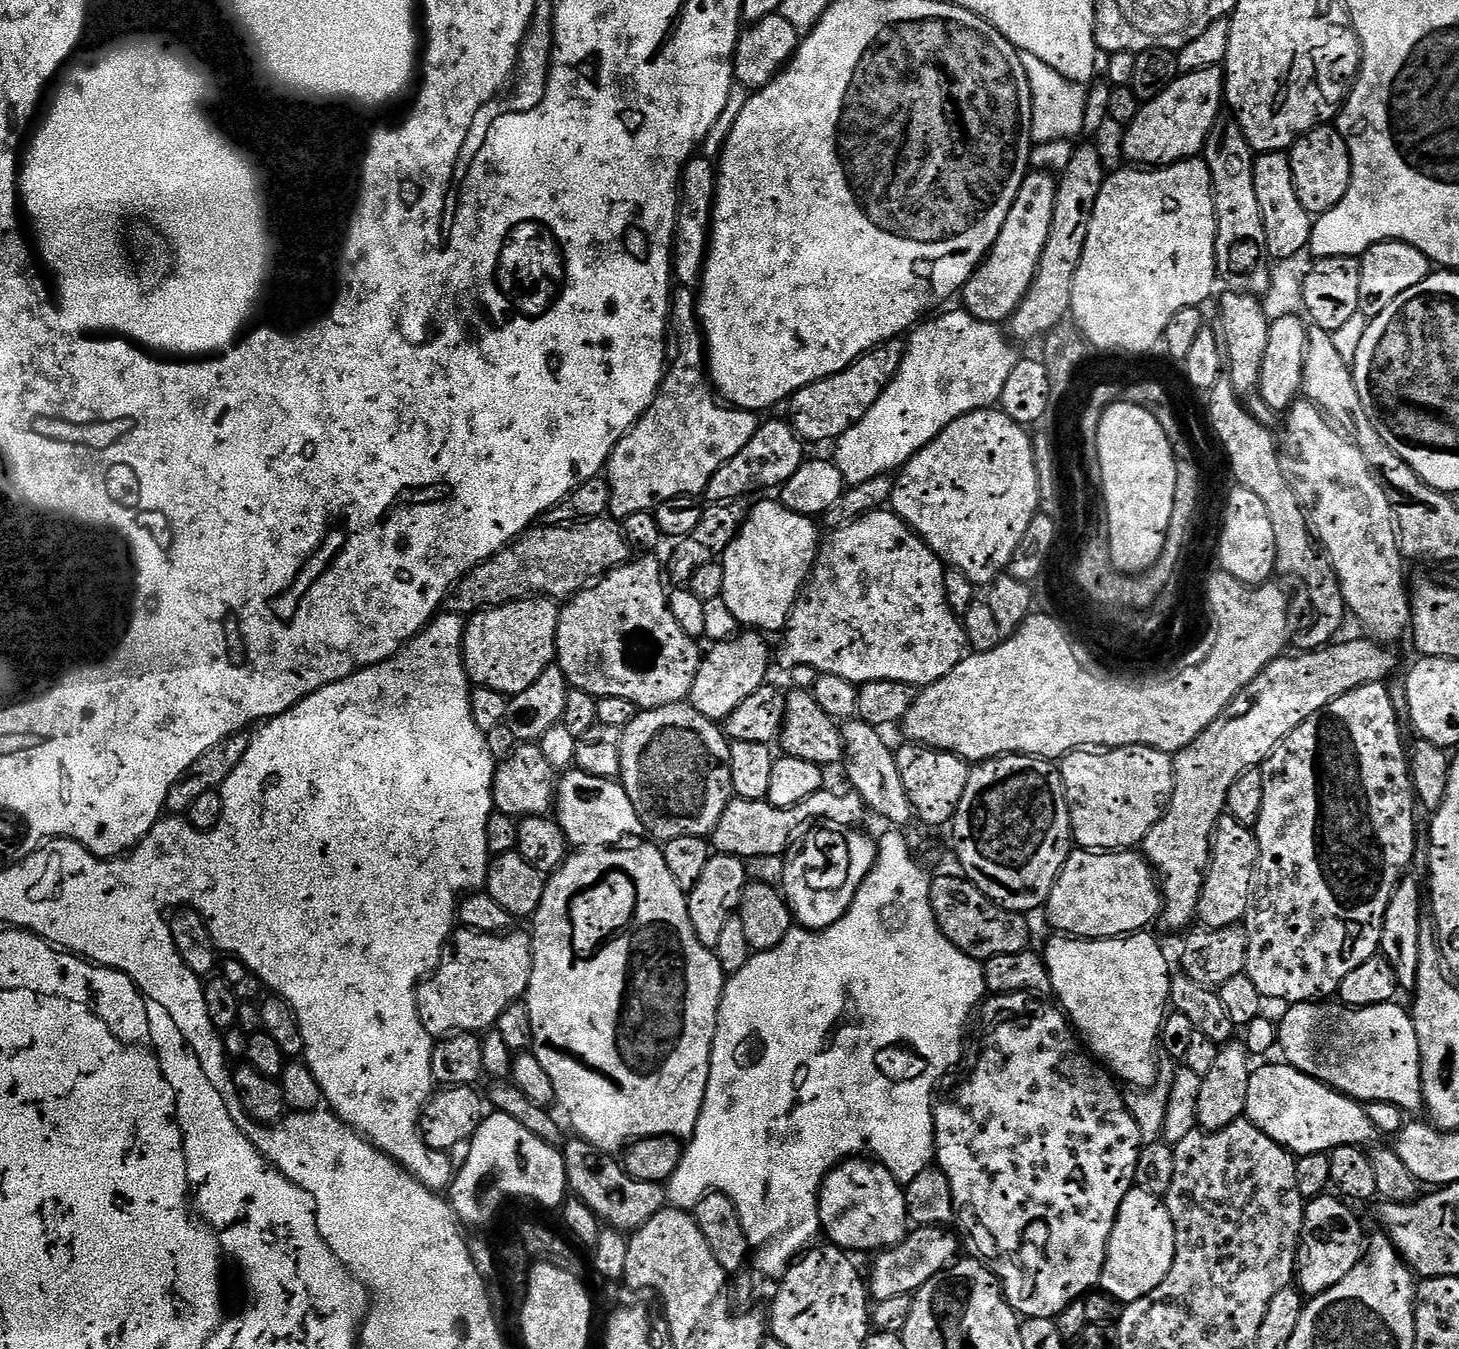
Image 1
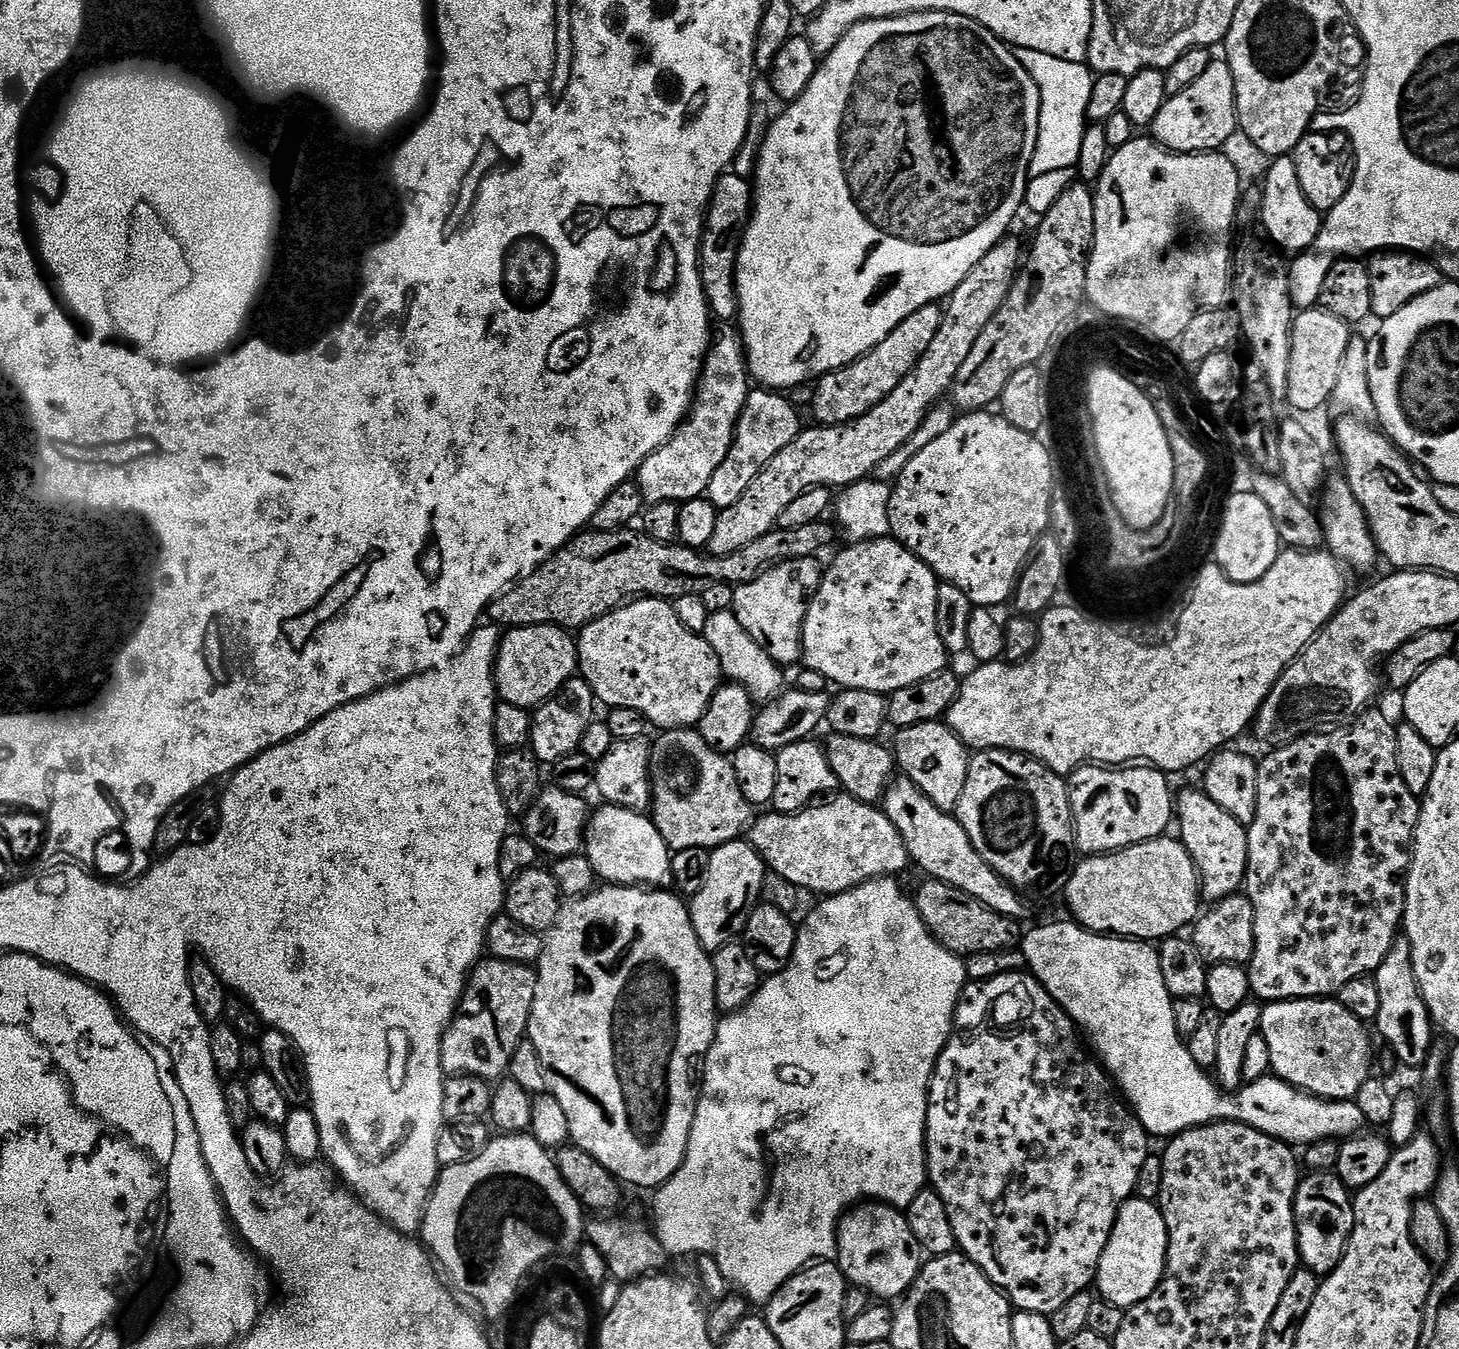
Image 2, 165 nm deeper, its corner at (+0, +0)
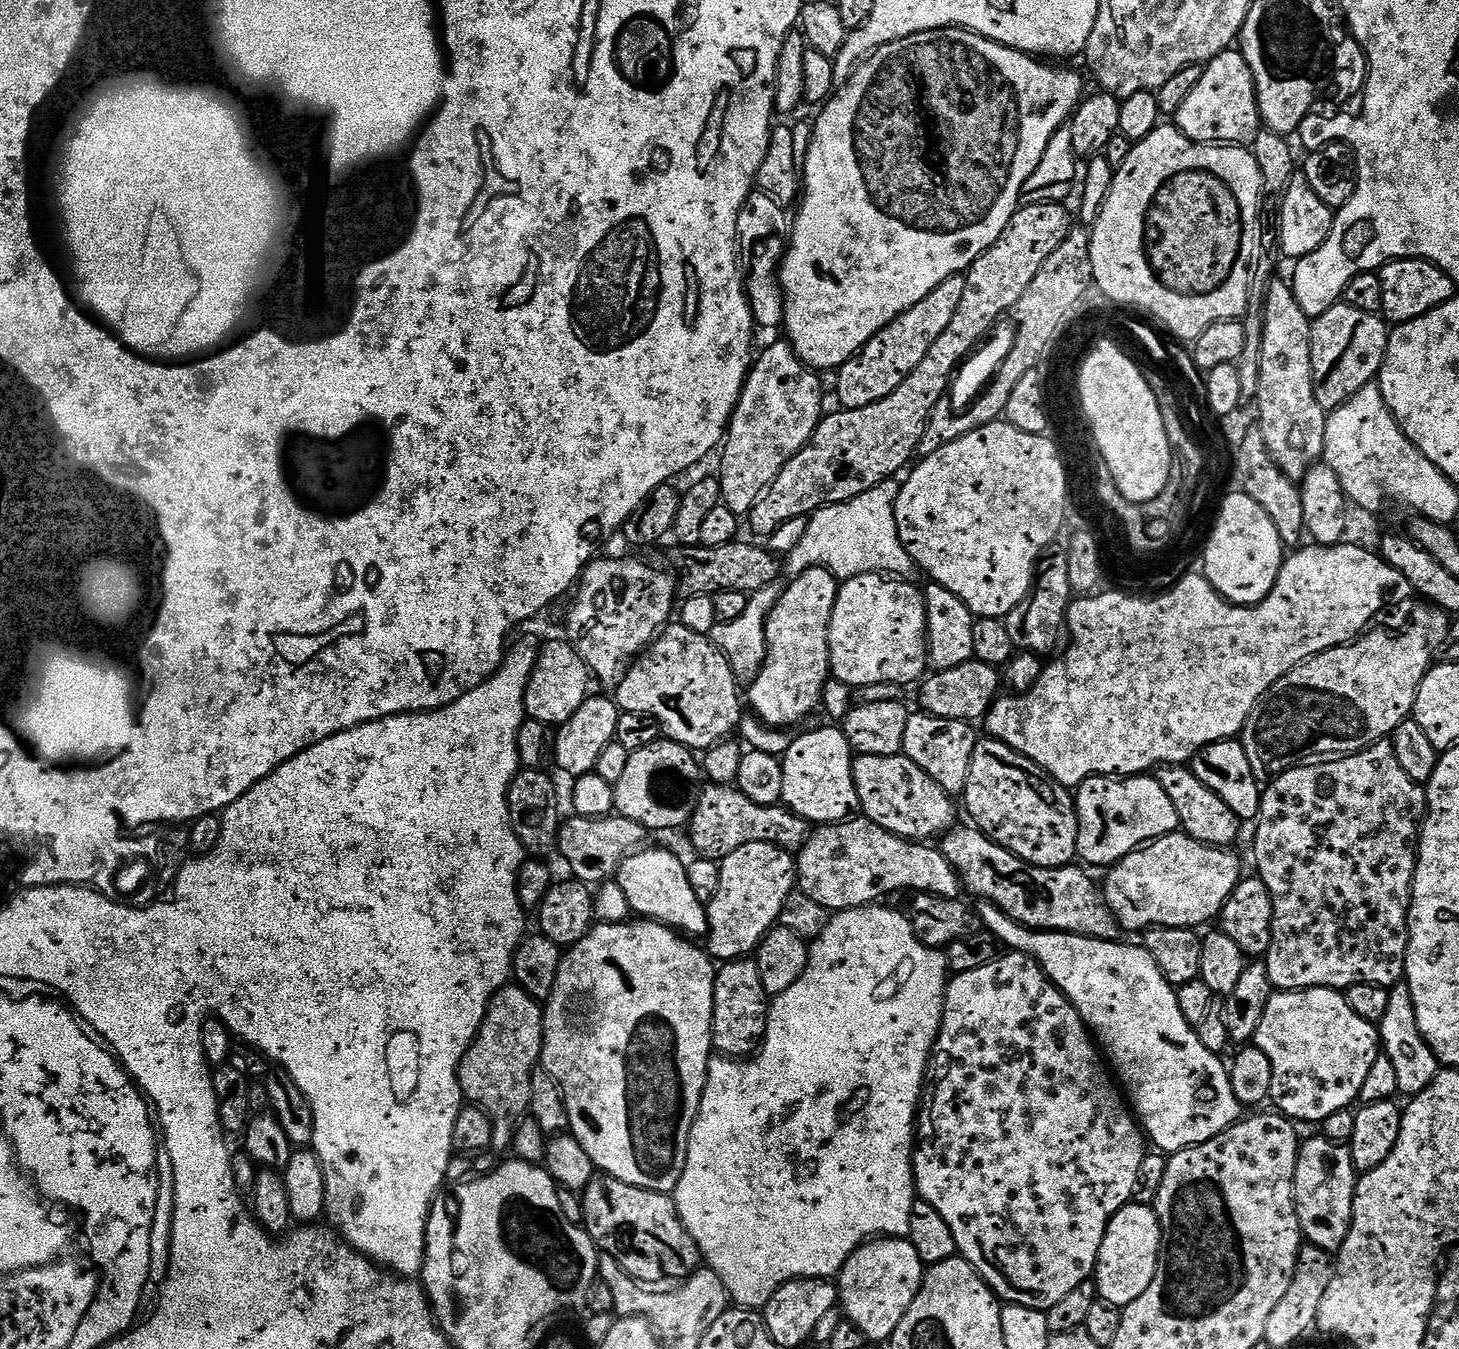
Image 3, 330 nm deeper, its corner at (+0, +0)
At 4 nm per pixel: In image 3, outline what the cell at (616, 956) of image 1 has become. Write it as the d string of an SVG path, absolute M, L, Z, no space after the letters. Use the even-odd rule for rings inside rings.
M629 918L623 924L597 923L579 942L572 945L560 957L558 978L554 978L554 990L543 1005L544 1041L540 1064L554 1078L560 1088L560 1096L568 1111L571 1135L590 1154L597 1169L603 1175L613 1176L630 1186L638 1186L655 1192L675 1193L686 1166L686 1154L690 1142L690 1130L698 1118L698 1106L702 1102L702 1090L708 1077L708 1061L714 1055L712 1047L712 1011L714 1010L714 982L717 965L699 943L673 932L657 920Z

